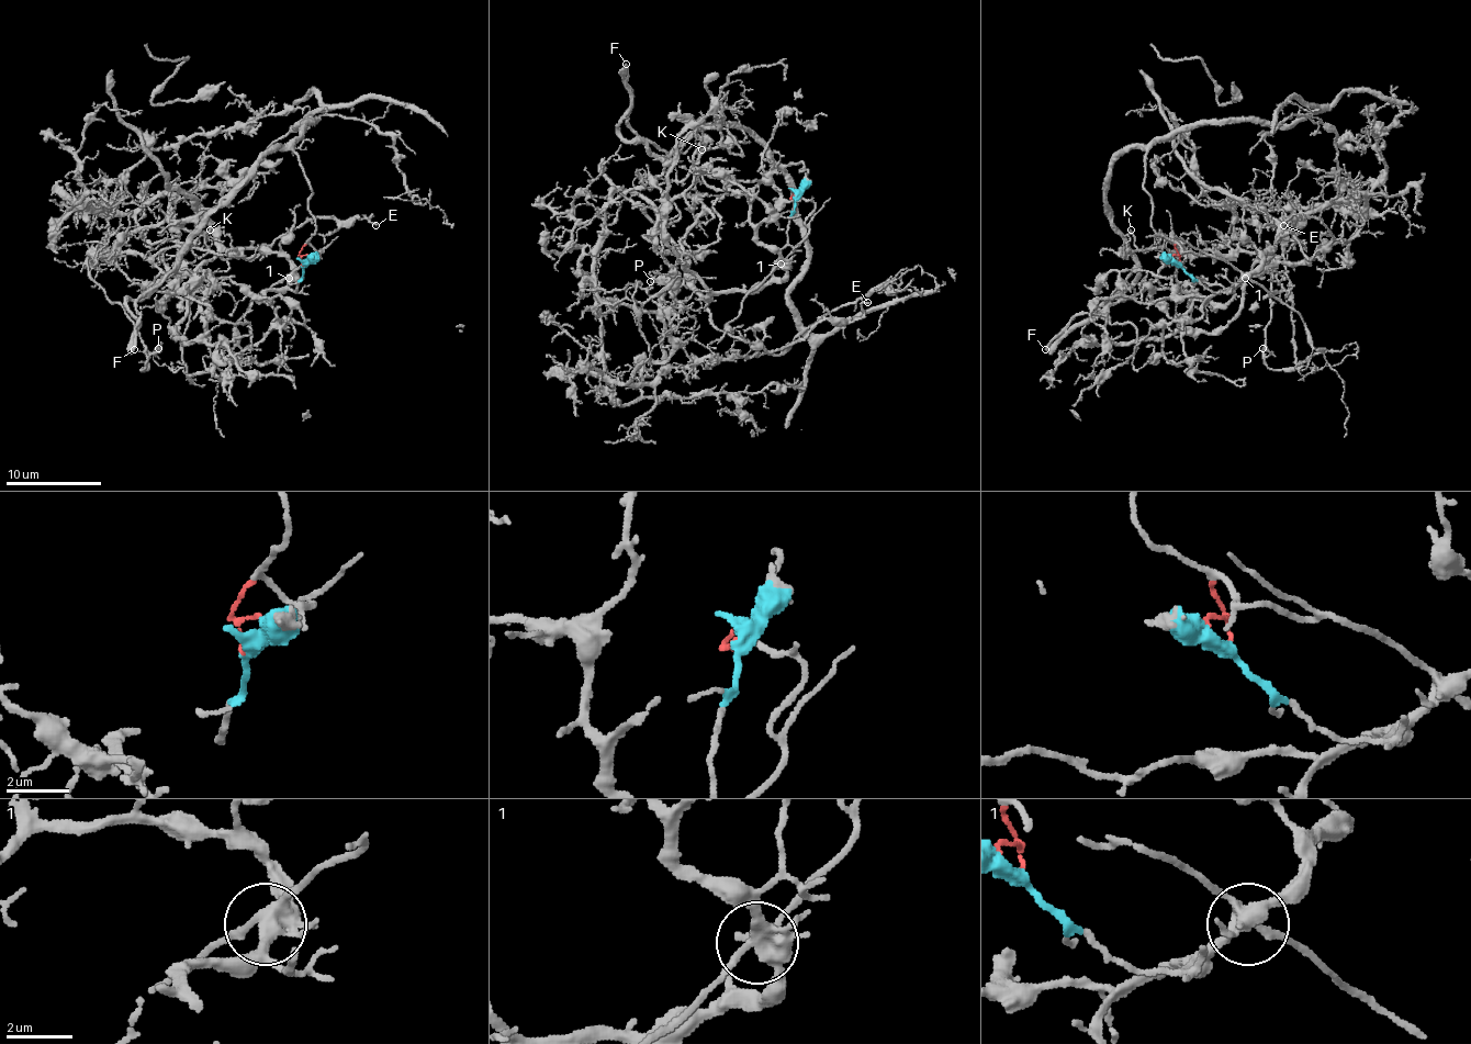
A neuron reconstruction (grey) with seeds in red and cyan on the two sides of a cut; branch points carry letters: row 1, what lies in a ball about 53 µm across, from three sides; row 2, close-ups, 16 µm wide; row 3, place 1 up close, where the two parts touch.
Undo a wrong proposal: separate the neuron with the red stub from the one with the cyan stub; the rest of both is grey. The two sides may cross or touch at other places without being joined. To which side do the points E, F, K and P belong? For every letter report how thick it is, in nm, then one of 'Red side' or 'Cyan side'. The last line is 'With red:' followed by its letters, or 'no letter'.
E: Thickness 160 nm. Cyan side
F: Thickness 420 nm. Red side
K: Thickness 160 nm. Cyan side
P: Thickness 120 nm. Cyan side
With red: F

